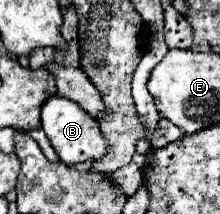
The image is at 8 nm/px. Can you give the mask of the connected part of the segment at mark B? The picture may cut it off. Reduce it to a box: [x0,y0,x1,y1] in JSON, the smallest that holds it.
[41,95,105,165]

